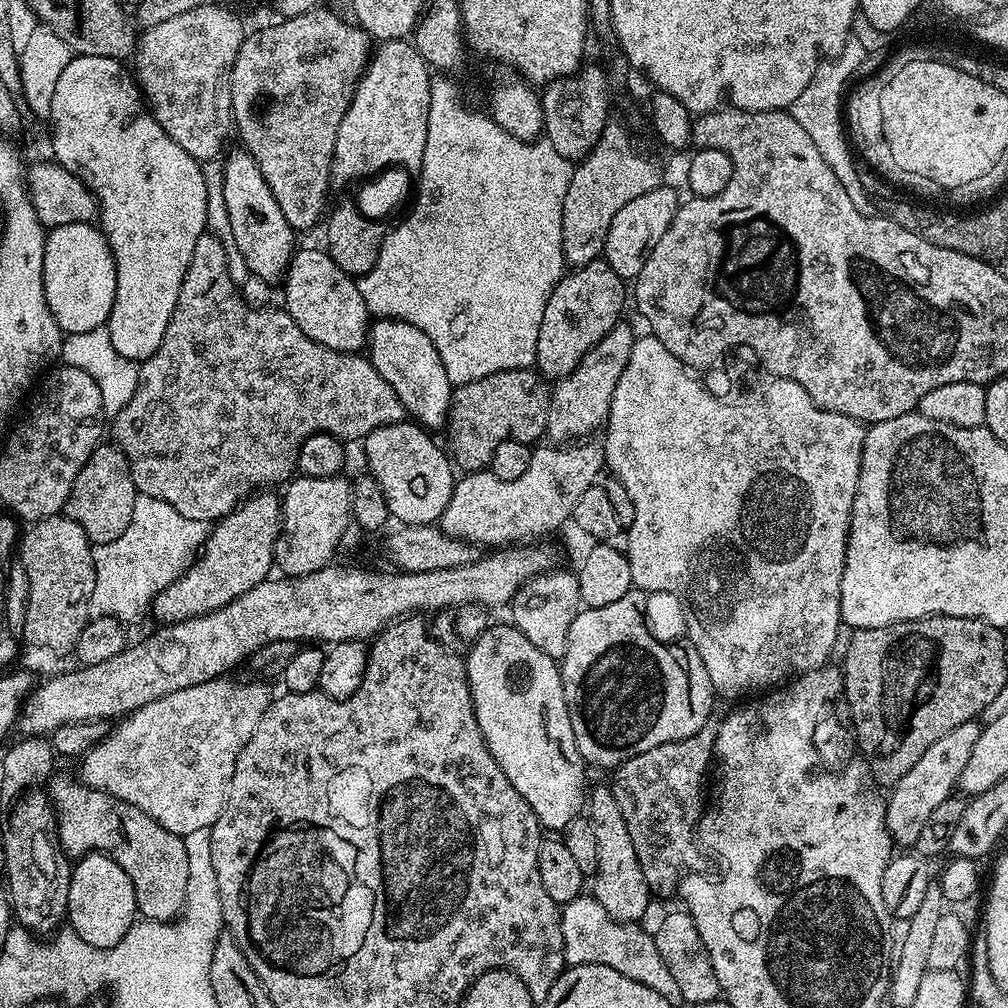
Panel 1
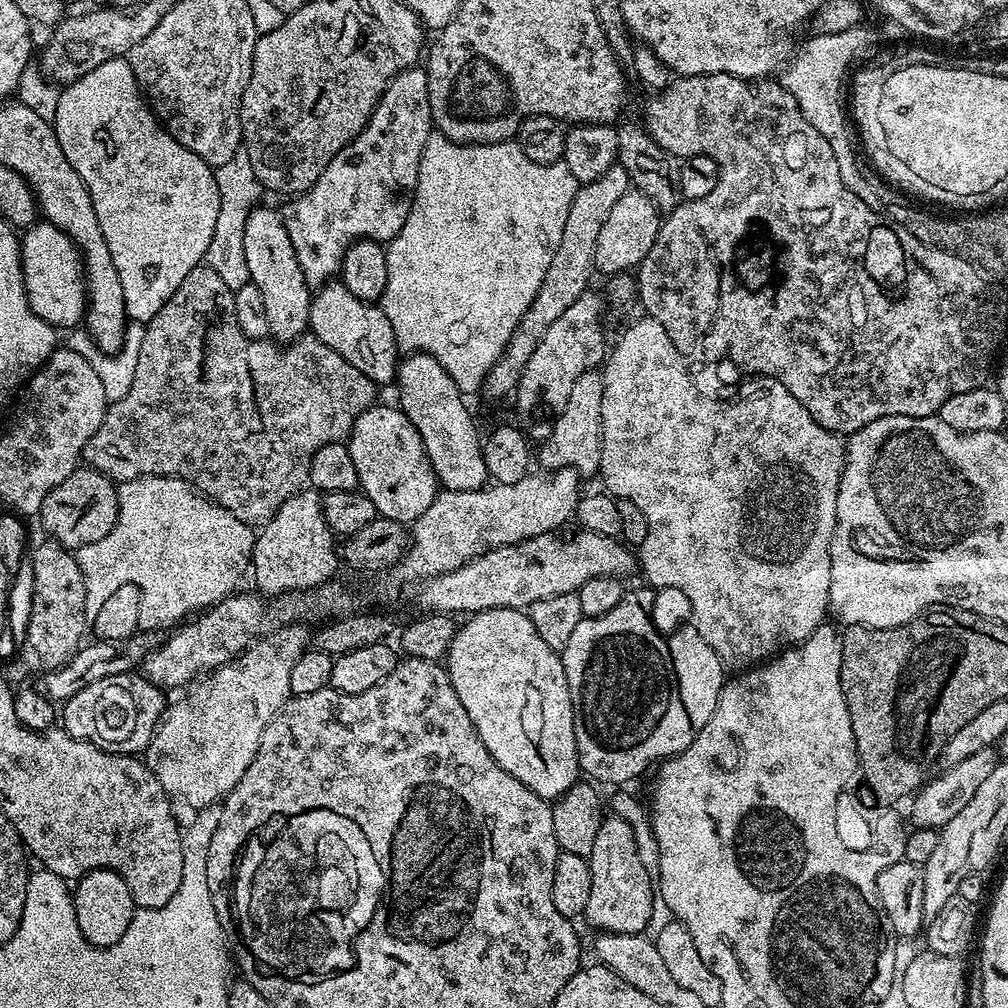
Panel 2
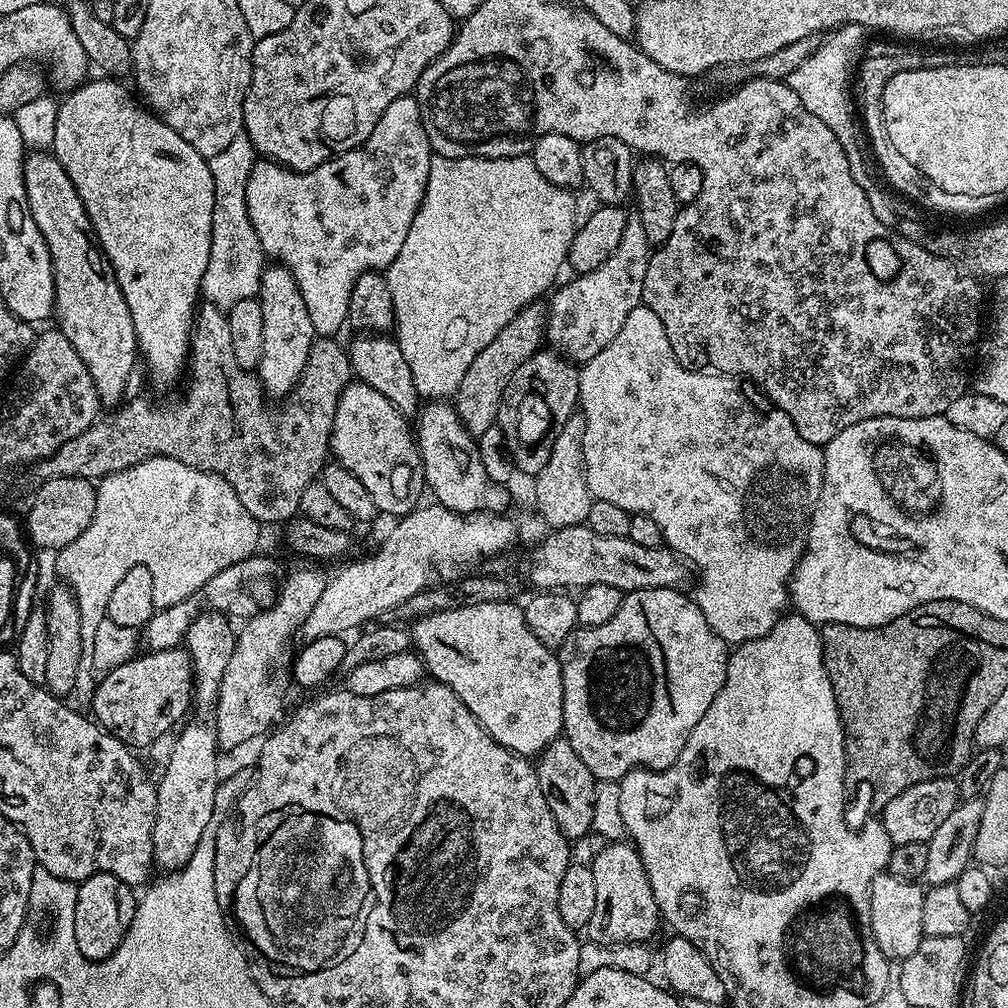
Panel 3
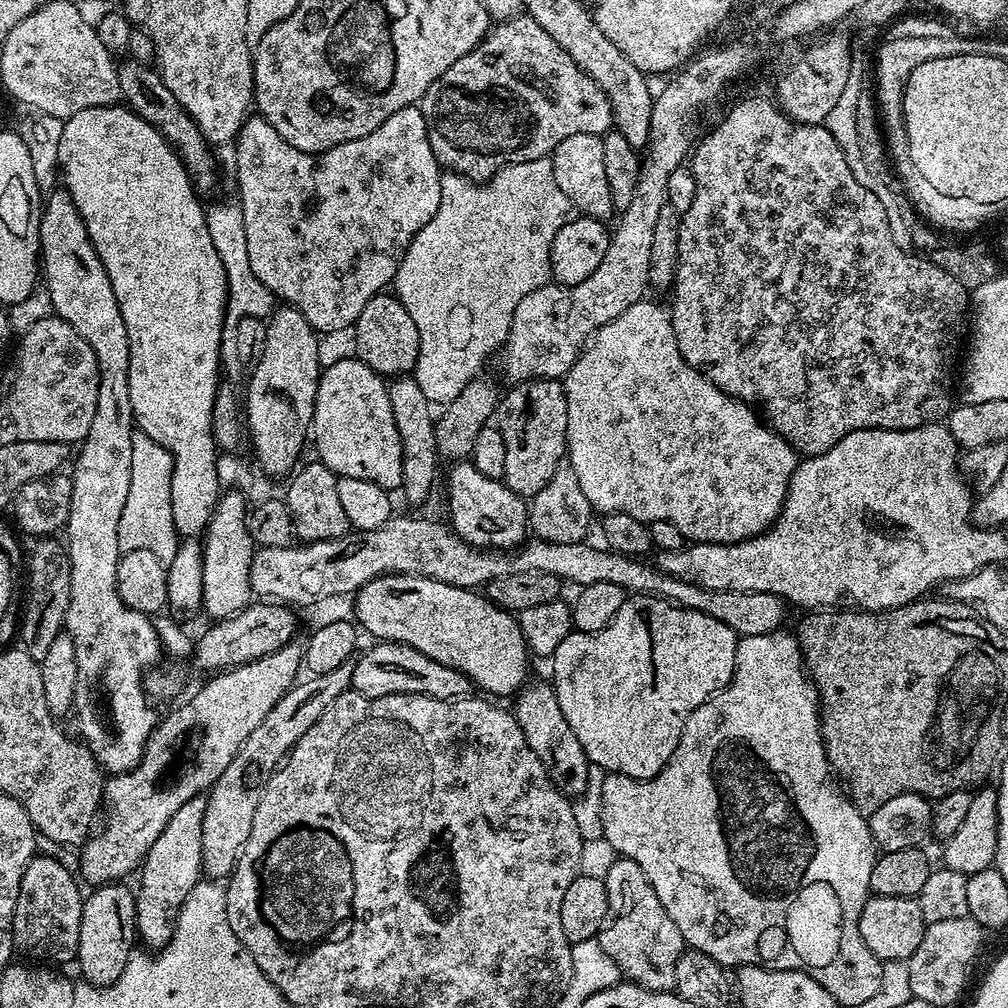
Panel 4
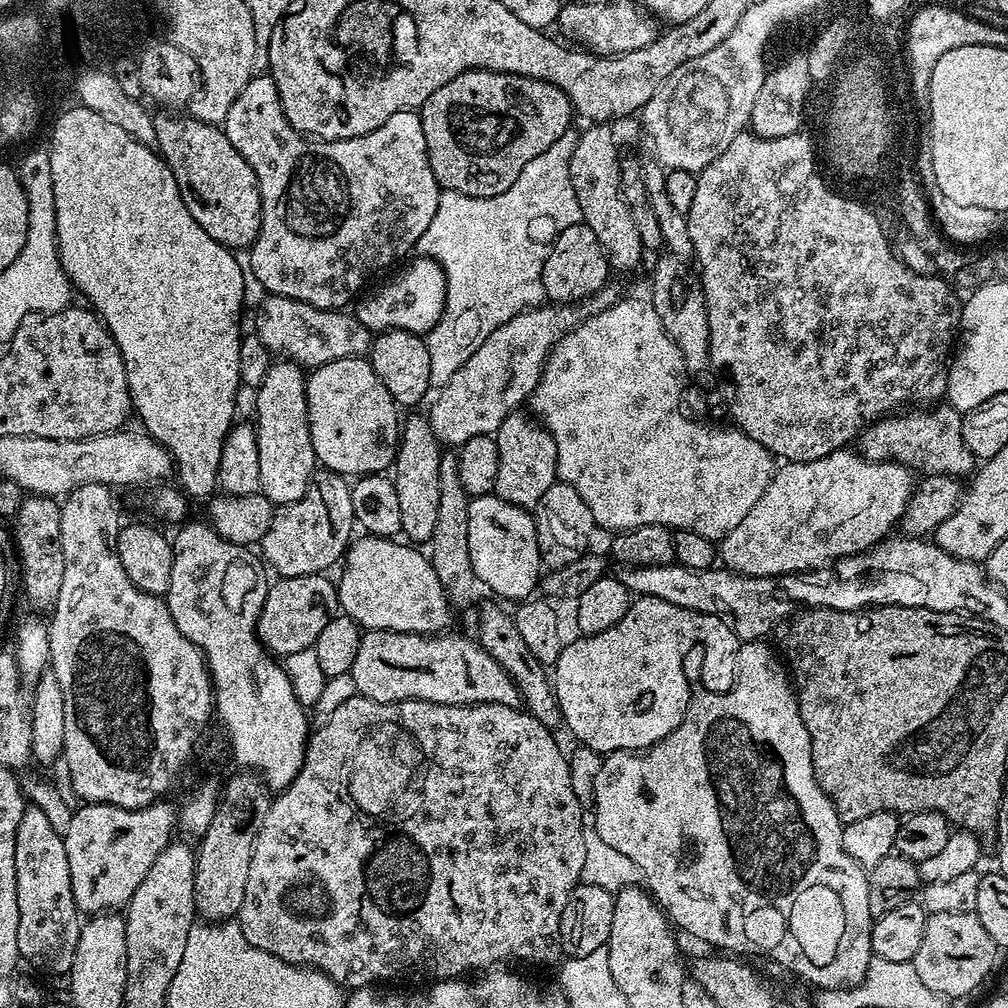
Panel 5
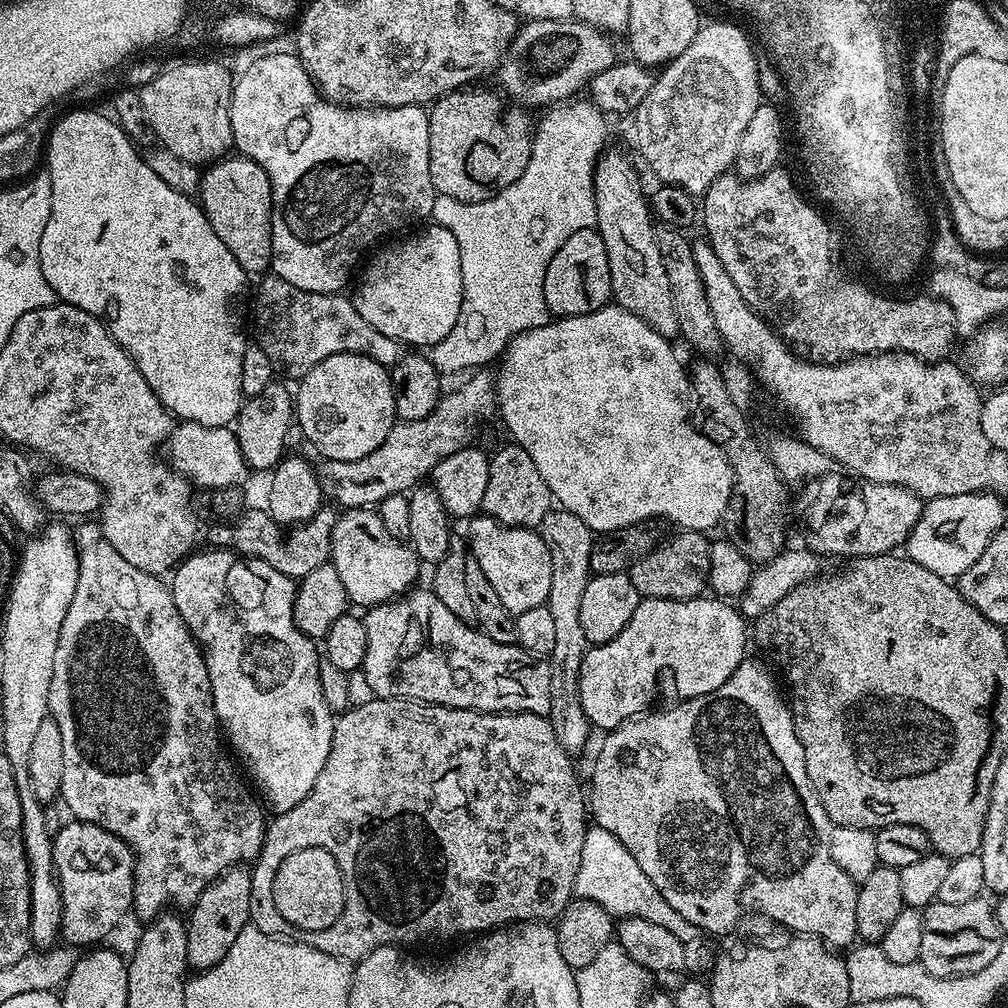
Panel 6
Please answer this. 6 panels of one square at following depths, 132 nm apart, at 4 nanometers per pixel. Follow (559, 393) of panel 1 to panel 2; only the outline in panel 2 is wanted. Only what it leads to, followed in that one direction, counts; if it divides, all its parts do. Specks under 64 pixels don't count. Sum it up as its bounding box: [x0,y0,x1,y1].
[538,370,603,477]

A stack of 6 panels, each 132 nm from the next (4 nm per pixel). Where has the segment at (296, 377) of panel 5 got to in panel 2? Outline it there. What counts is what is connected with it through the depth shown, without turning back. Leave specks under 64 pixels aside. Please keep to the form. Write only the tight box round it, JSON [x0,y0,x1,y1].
[243,206,313,342]

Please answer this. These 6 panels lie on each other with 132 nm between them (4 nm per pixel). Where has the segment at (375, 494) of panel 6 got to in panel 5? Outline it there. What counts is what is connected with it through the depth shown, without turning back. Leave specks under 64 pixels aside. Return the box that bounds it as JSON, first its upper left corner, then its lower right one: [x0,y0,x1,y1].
[426,282,622,446]

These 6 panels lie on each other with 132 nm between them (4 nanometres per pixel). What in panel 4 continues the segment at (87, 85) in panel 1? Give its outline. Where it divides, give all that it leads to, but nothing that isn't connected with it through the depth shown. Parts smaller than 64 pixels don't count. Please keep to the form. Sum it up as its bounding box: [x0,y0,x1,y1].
[58,103,228,613]

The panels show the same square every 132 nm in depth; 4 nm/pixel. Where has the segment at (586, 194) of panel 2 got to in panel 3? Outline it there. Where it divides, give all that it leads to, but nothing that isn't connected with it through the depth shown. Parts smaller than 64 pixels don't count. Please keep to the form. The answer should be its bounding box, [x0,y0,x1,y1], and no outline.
[454,302,547,438]

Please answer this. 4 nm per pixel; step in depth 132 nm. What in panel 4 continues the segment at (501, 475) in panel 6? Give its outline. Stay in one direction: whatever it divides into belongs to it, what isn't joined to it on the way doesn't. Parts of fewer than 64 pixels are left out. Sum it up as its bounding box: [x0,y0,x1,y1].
[494,380,566,498]

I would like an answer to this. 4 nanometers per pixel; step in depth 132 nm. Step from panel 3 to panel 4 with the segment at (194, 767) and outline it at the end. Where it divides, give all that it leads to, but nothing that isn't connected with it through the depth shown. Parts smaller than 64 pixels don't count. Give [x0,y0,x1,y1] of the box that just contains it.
[135,490,254,950]

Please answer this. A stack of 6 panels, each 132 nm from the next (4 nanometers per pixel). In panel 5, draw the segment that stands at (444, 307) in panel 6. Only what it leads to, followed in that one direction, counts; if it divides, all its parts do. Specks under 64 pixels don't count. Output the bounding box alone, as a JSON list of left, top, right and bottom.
[354,258,446,334]

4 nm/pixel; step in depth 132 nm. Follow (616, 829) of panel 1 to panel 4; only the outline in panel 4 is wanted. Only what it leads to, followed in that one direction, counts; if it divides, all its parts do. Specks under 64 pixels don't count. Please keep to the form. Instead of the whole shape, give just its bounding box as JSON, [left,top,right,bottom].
[600,858,686,992]

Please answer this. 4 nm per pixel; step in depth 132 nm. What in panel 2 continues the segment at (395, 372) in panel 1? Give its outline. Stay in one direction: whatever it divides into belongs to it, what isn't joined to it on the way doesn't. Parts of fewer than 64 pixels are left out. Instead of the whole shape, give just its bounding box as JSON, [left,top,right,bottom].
[395,352,489,492]

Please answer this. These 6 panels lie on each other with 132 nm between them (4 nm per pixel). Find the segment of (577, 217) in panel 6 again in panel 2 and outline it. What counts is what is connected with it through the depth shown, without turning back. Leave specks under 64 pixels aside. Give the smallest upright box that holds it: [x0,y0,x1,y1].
[378,130,577,394]

